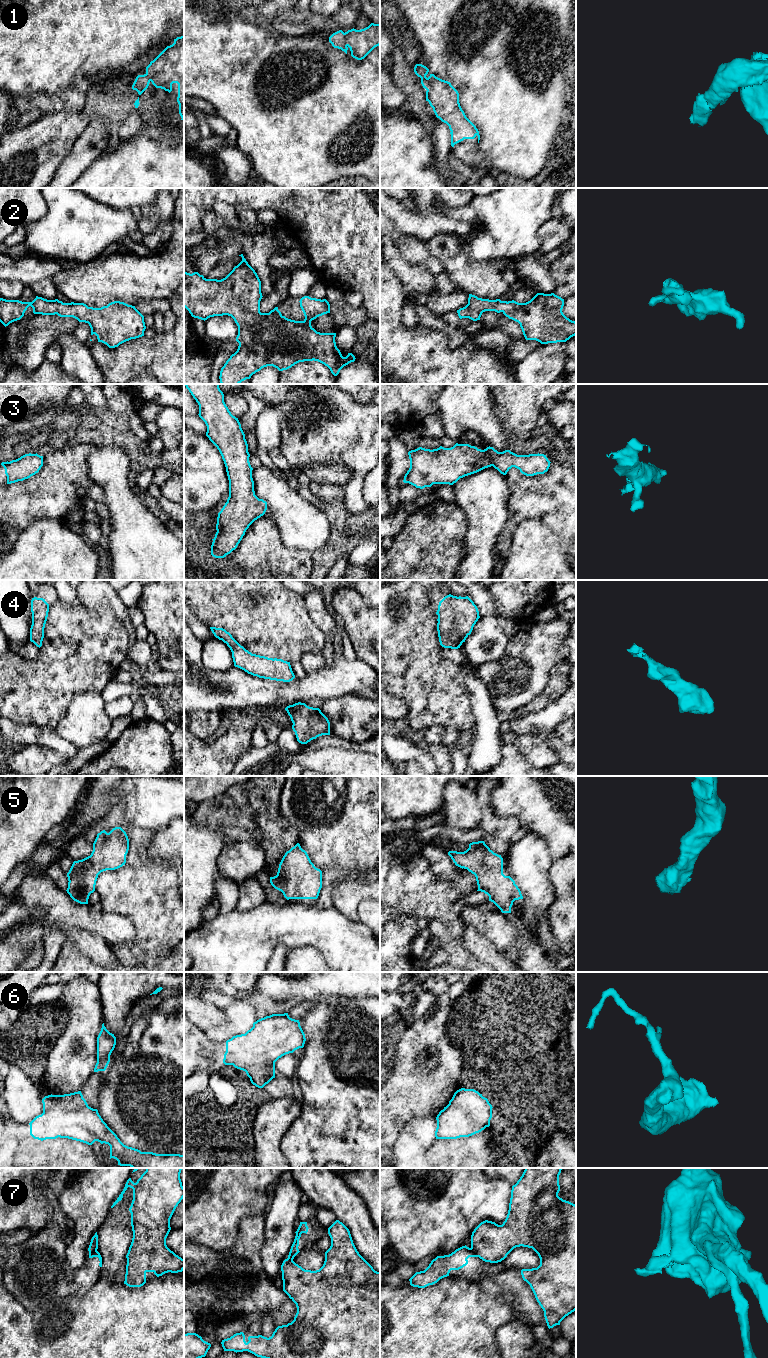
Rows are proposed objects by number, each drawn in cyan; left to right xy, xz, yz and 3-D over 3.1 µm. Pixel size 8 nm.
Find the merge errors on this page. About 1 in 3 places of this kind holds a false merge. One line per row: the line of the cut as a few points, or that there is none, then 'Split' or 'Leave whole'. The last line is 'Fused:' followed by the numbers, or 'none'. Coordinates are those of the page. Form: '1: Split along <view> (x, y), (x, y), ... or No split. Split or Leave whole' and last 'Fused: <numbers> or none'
1: No split. Leave whole
2: No split. Leave whole
3: No split. Leave whole
4: No split. Leave whole
5: No split. Leave whole
6: No split. Leave whole
7: Split along yz (470, 1248), (478, 1256). Split
Fused: 7

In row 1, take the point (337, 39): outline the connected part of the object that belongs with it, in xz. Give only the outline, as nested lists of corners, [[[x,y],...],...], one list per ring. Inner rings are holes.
[[[371,23],[364,29],[353,28],[345,33],[339,30],[329,37],[329,42],[346,54],[349,49],[353,58],[362,60],[380,45],[380,24]]]

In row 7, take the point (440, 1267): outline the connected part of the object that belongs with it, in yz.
[[[466,1245],[456,1249],[449,1255],[437,1256],[424,1271],[416,1272],[409,1279],[410,1285],[418,1288],[433,1285],[440,1279],[449,1276],[451,1270],[459,1270],[466,1266],[469,1257],[478,1256]]]

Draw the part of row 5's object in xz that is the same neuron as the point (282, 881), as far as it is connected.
[[[299,843],[283,856],[271,885],[289,899],[317,899],[322,888],[322,871],[314,866]]]

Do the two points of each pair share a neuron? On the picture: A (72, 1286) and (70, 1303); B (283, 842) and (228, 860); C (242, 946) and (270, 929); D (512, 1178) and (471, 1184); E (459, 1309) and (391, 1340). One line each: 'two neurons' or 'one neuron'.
A: two neurons
B: two neurons
C: one neuron
D: two neurons
E: one neuron

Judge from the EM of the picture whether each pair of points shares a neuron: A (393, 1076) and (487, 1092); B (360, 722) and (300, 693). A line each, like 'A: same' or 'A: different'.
A: different
B: different

